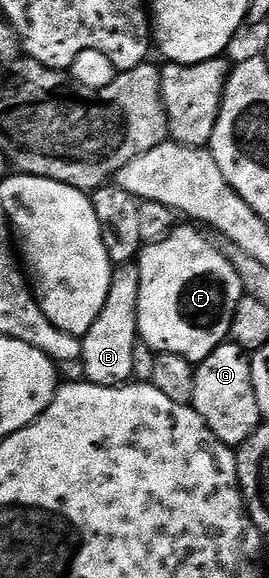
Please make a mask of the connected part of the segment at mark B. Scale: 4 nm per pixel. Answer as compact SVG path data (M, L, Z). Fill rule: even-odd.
M137 264L115 265L112 283L108 287L108 299L96 315L96 323L88 327L82 338L82 360L85 380L93 385L112 387L125 385L134 376L134 352L140 344L138 335L138 304L140 303L140 271Z

